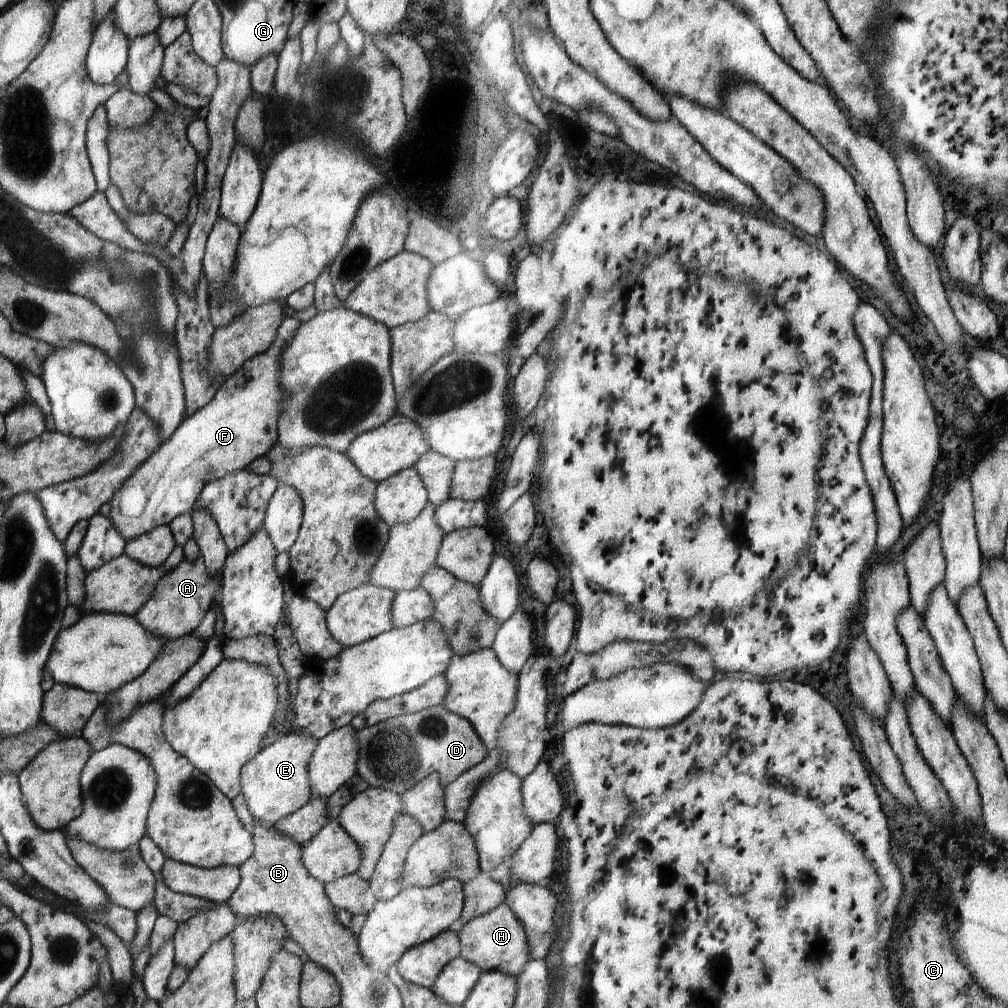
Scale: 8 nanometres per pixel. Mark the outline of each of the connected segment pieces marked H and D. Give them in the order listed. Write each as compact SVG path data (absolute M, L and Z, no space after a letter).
M505 902L482 916L472 918L457 931L463 946L461 958L471 961L482 972L497 971L518 977L532 960L527 932Z
M442 705L364 728L358 737L361 779L369 787L384 788L400 796L432 773L436 773L442 786L446 786L483 763L488 756L487 746L471 722L449 712Z

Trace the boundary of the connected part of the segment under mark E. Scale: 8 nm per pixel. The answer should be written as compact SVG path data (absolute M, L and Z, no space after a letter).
M292 730L249 762L242 771L242 796L254 821L275 824L303 808L311 799L310 763L318 742L302 732Z

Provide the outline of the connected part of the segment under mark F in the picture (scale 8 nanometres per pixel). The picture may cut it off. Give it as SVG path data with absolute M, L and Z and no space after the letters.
M297 316L286 317L279 328L275 343L263 355L256 355L246 366L236 371L235 375L225 379L211 402L194 414L186 416L167 443L162 442L155 454L123 484L123 488L110 501L110 518L114 528L118 528L126 540L139 539L154 528L169 526L172 520L191 513L209 483L247 469L251 462L264 457L275 447L279 439L279 419L283 415L284 400L287 399L287 386L284 384L282 372L283 355L301 327Z

